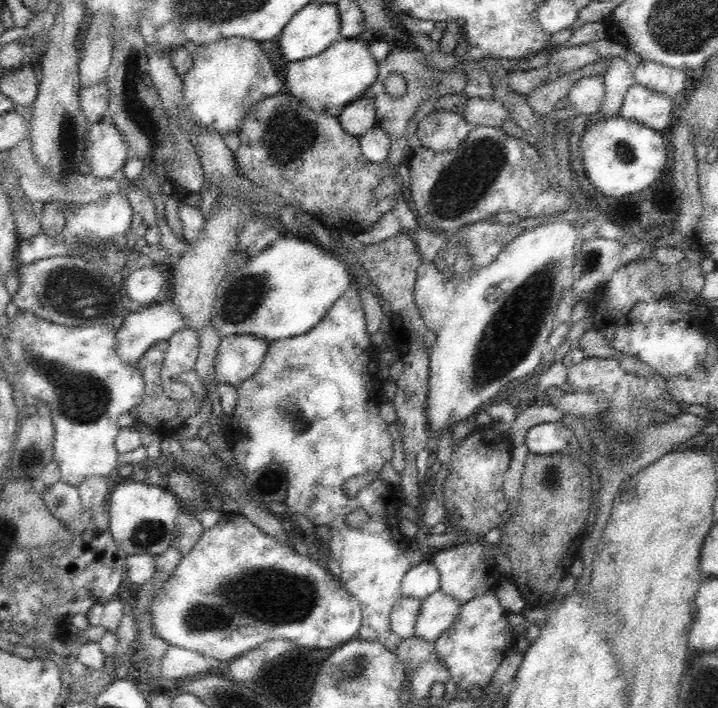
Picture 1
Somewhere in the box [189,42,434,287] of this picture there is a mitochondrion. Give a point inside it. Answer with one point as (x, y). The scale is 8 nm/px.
(285, 138)

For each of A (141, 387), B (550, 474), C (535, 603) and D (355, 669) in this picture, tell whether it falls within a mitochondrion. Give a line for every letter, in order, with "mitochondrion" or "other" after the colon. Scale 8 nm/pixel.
A: other
B: mitochondrion
C: other
D: mitochondrion

